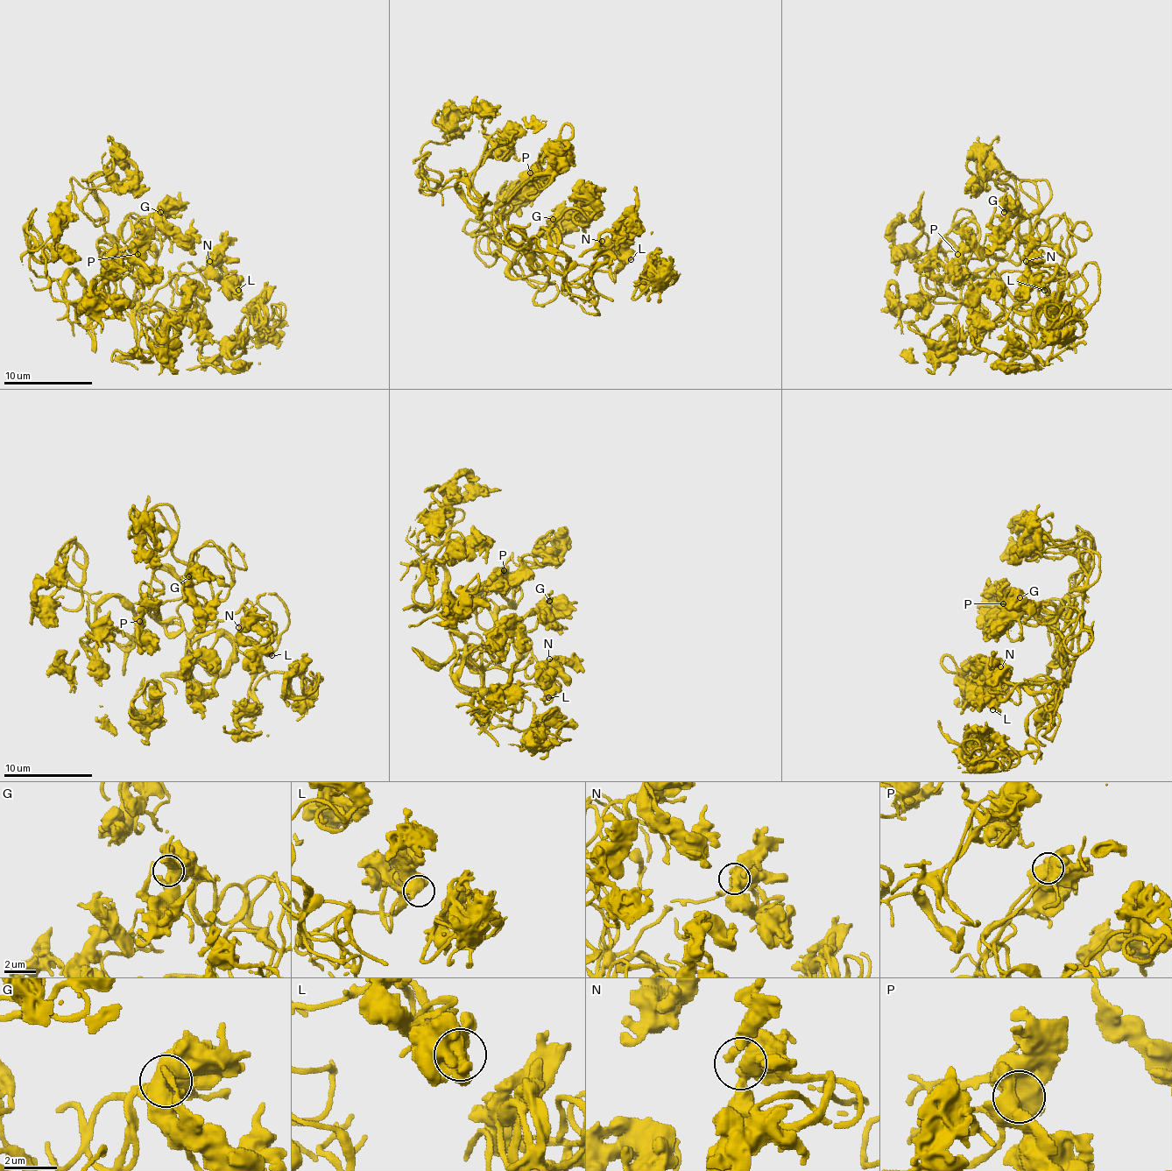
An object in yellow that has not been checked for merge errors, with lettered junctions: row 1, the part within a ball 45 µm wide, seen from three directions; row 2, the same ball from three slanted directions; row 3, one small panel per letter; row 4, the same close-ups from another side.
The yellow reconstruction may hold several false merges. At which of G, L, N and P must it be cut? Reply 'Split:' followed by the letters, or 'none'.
Split: none

